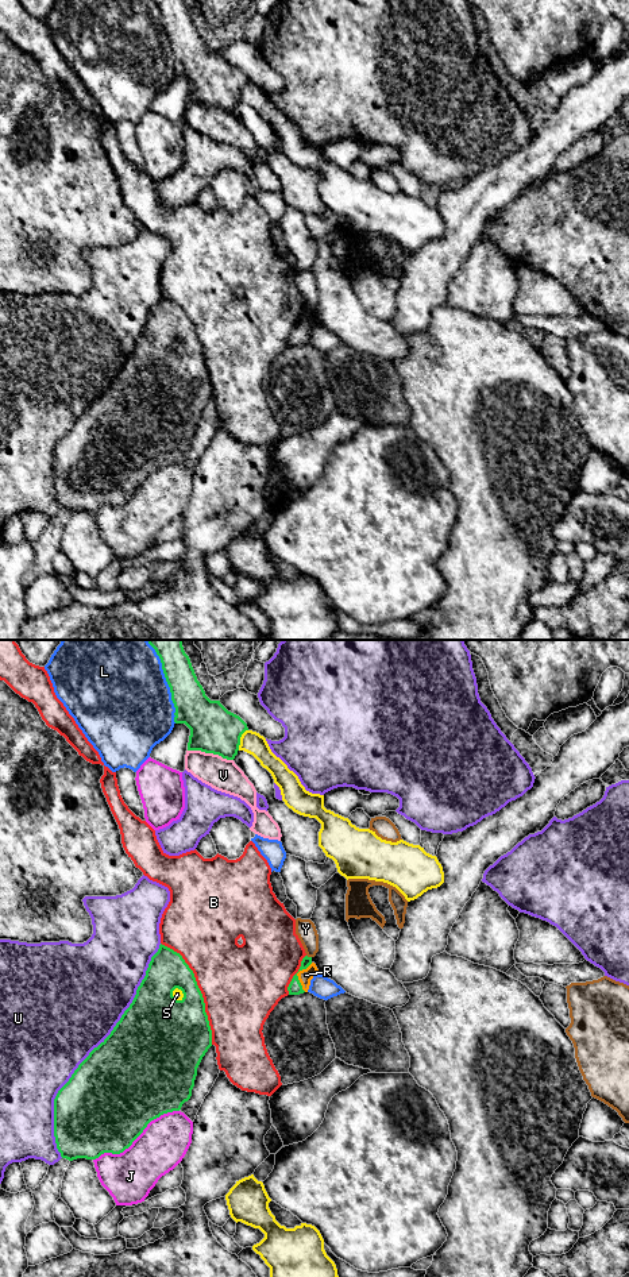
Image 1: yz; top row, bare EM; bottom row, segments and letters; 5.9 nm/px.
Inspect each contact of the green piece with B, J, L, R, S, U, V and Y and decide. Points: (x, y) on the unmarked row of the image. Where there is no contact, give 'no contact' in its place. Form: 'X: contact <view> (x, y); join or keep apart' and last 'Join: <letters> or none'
B: contact yz (199, 342); keep apart
J: contact yz (137, 489); keep apart
L: contact yz (169, 38); keep apart
R: contact yz (296, 327); join
S: contact yz (239, 92); keep apart
U: contact yz (92, 402); keep apart
V: contact yz (211, 104); keep apart
Y: contact yz (309, 309); keep apart
Join: R

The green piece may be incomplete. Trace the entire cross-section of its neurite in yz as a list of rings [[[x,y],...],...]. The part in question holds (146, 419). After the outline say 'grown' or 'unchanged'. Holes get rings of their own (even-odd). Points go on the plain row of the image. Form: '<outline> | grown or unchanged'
[[[161,296],[158,304],[151,309],[146,328],[138,339],[130,359],[124,363],[111,386],[78,417],[69,433],[58,443],[54,451],[54,489],[61,509],[73,513],[77,510],[96,512],[104,505],[120,506],[132,497],[151,472],[163,466],[180,463],[182,456],[192,448],[197,420],[211,398],[212,382],[205,364],[204,350],[197,337],[194,325],[180,305]]] | unchanged

